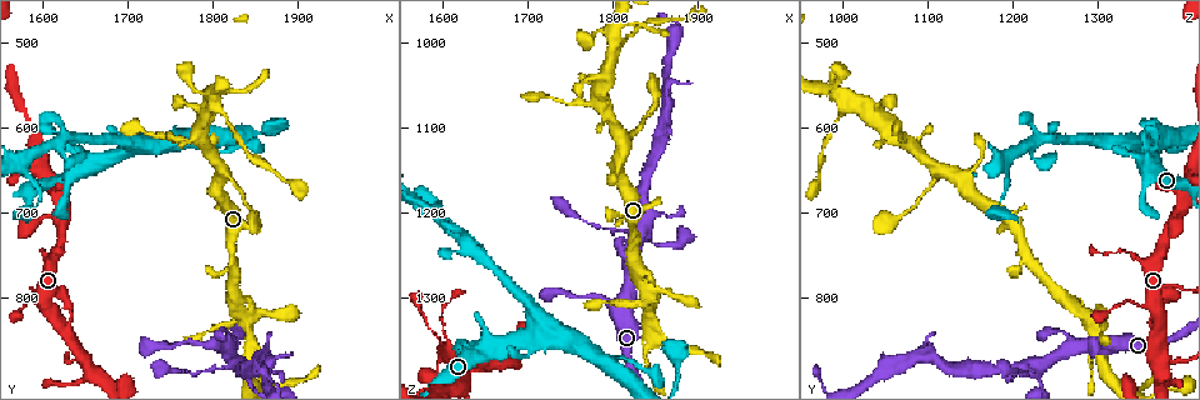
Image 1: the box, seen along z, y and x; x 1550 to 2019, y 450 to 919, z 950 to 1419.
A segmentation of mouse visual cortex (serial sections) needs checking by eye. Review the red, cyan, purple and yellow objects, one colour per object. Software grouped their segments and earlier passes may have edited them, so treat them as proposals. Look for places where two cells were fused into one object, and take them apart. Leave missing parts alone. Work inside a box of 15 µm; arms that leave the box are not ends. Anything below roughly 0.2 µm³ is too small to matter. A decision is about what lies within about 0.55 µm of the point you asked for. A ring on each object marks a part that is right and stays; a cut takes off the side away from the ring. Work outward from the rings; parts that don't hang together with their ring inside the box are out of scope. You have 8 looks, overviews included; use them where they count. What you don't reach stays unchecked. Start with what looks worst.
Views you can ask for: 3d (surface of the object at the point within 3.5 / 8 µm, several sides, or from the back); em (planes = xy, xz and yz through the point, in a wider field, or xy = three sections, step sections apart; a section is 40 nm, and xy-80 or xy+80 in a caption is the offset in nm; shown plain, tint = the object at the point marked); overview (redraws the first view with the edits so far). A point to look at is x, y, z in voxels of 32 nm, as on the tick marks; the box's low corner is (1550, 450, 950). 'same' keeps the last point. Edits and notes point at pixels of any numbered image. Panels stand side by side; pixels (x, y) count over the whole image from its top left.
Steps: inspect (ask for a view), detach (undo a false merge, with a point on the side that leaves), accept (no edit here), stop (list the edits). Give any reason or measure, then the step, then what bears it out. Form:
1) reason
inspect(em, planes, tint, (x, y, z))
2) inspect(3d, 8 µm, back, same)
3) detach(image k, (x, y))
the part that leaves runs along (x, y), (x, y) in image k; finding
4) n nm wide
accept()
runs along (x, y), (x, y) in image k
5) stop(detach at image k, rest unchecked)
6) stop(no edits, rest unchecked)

calibre changes
inspect(3d, 8 µm, (1815, 595, 995))

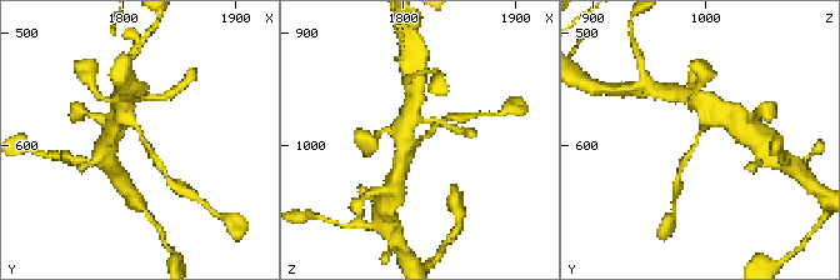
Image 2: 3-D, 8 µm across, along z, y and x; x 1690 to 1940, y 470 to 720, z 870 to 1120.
inspect(em, planes, tint, (1818, 594, 994))

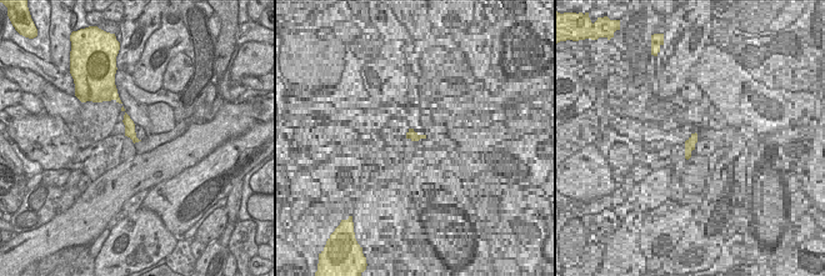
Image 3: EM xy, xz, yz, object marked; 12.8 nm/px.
accept()
one cell here

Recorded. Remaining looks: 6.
calibre changes
inspect(3d, 3.5 µm, (1650, 875, 1370))

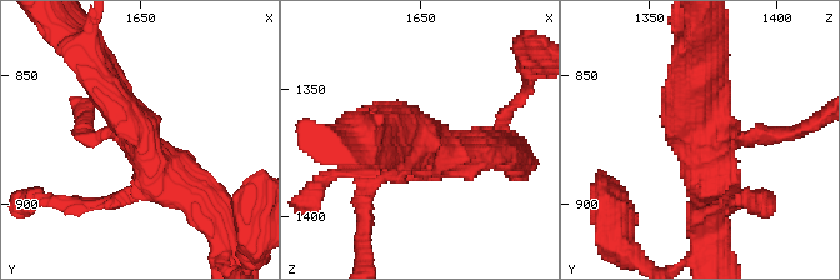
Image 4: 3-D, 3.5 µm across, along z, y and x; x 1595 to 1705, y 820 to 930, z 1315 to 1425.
need the tissue
inspect(em, xy, step 5, tint, (1651, 874, 1371))

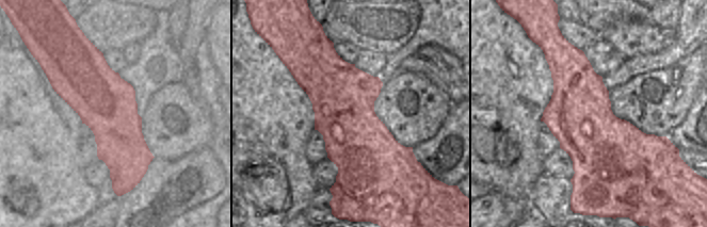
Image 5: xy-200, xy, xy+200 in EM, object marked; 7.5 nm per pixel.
accept()
runs along (93, 68), (154, 171), (193, 194) in image 4; continuous, no second cell

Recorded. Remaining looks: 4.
a fork
inspect(3d, 8 µm, (1805, 850, 1310))

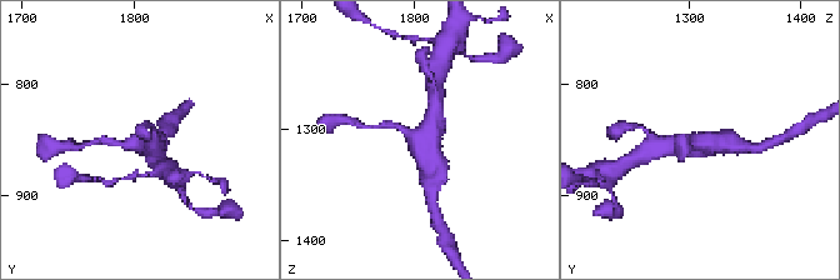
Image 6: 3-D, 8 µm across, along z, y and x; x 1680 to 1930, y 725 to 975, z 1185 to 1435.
shape alone is not enough
inspect(em, xy, step 5, tint, (1806, 852, 1312))

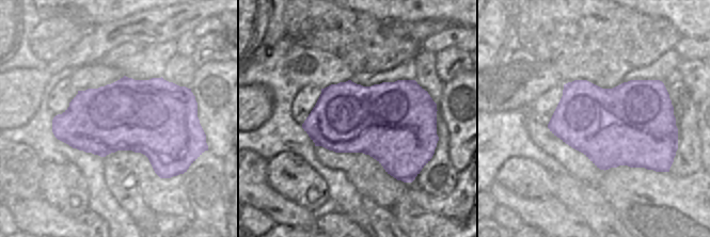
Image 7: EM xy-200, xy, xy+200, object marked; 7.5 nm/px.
accept()
runs along (433, 179), (430, 126), (435, 109) in image 6; one cell here

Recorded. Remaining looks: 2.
stop(no edits, rest unchecked)

